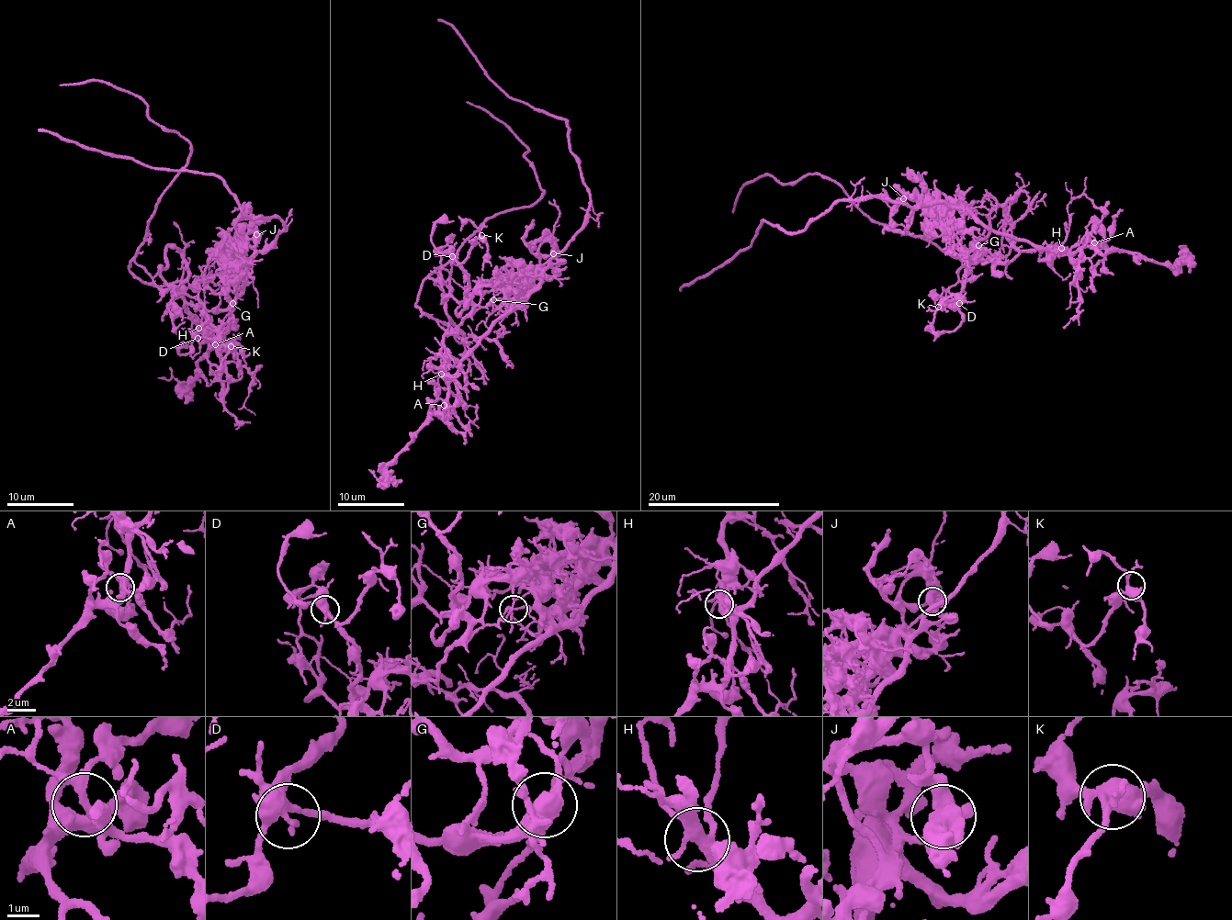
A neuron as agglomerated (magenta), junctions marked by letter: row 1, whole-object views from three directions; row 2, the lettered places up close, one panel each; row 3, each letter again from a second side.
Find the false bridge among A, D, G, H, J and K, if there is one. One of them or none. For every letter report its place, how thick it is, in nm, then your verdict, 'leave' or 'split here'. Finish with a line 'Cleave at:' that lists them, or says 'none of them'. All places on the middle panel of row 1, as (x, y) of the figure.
A: (444, 405) | 240 nm | leave
D: (452, 256) | 340 nm | leave
G: (493, 299) | 160 nm | split here
H: (441, 374) | 340 nm | leave
J: (553, 253) | 440 nm | leave
K: (481, 235) | 400 nm | leave
Cleave at: G

